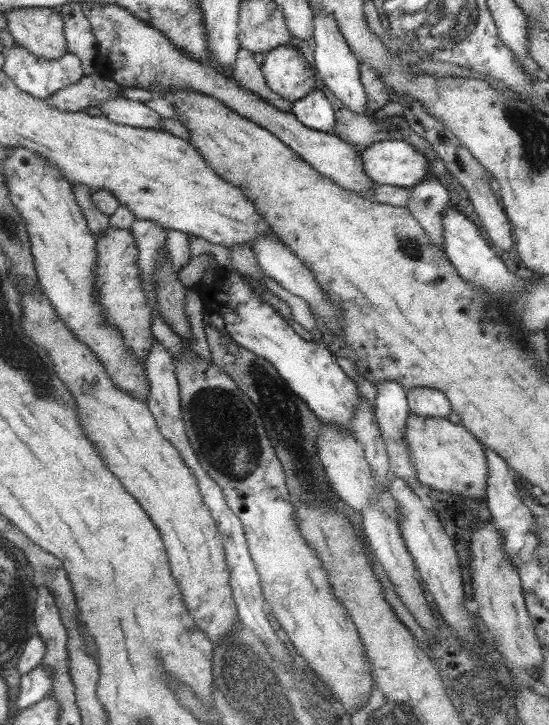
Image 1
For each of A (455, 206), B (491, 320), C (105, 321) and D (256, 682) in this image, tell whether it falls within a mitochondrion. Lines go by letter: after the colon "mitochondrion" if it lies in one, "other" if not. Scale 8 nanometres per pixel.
A: other
B: mitochondrion
C: other
D: mitochondrion

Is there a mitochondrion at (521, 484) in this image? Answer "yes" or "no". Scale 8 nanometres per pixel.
no

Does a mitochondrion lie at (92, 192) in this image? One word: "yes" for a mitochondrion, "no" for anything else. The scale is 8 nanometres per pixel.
no

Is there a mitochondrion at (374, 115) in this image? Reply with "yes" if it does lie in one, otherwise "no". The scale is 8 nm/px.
no

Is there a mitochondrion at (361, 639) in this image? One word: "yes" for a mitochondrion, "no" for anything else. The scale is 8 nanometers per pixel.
no

